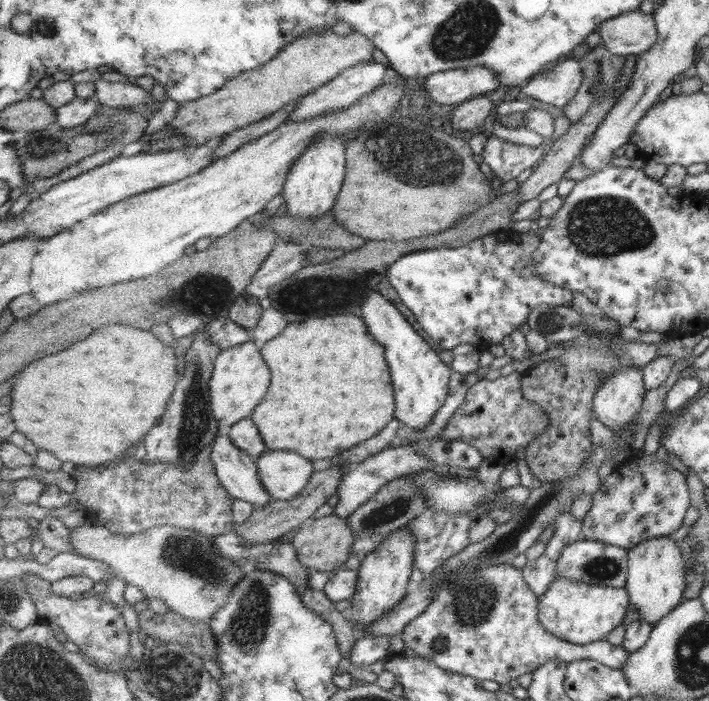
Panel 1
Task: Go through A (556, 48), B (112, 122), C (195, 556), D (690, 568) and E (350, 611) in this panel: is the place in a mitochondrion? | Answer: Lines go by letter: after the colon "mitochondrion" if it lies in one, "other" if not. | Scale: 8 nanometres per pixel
A: other
B: mitochondrion
C: mitochondrion
D: other
E: other

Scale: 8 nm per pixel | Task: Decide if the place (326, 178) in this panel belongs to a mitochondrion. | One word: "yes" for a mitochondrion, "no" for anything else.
no

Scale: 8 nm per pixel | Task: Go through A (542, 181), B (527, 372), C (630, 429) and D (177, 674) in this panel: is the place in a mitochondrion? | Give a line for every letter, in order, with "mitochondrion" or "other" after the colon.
A: other
B: other
C: other
D: mitochondrion

